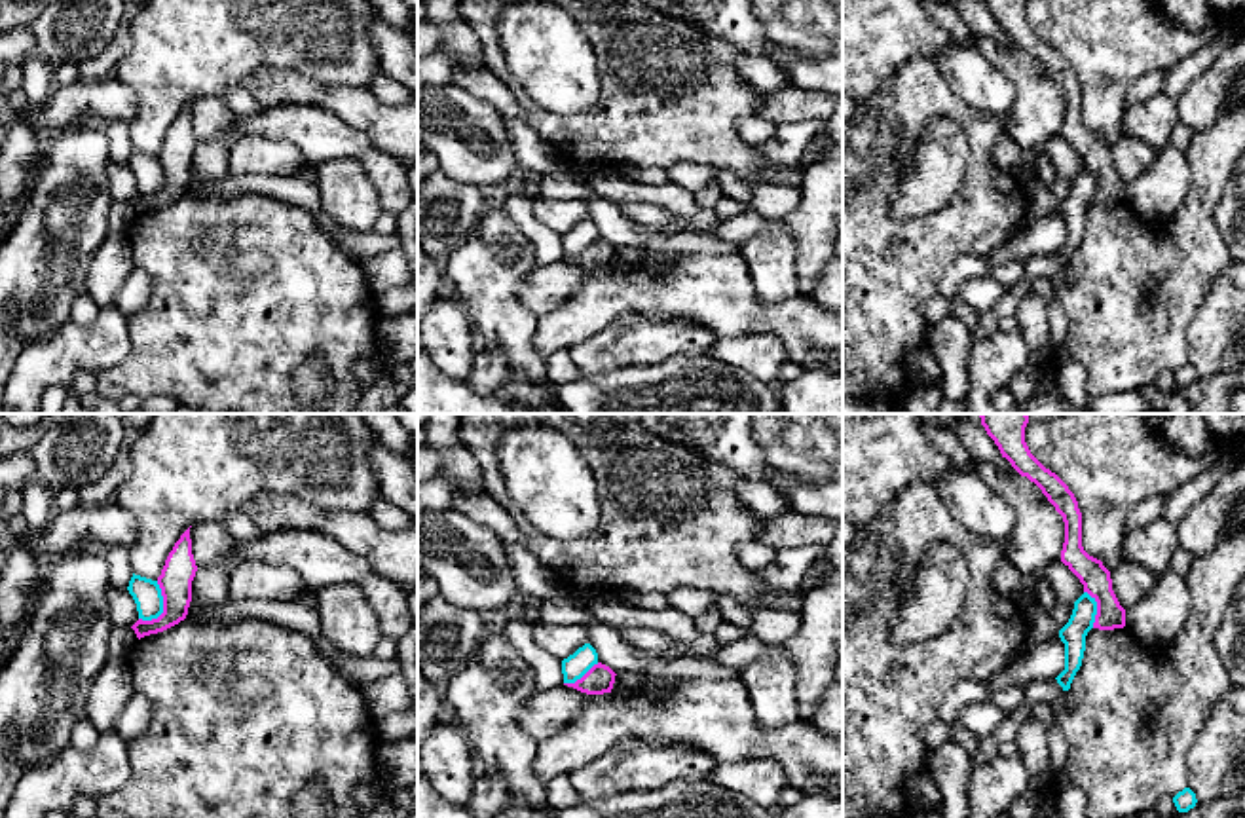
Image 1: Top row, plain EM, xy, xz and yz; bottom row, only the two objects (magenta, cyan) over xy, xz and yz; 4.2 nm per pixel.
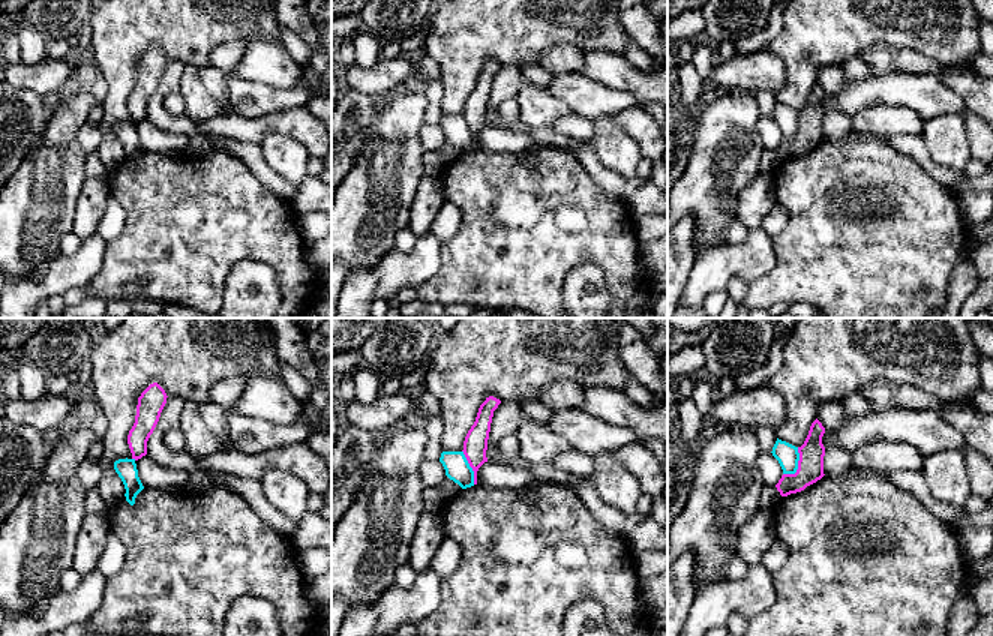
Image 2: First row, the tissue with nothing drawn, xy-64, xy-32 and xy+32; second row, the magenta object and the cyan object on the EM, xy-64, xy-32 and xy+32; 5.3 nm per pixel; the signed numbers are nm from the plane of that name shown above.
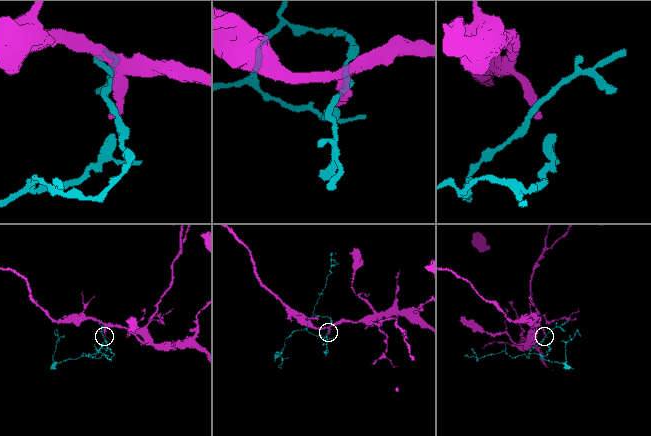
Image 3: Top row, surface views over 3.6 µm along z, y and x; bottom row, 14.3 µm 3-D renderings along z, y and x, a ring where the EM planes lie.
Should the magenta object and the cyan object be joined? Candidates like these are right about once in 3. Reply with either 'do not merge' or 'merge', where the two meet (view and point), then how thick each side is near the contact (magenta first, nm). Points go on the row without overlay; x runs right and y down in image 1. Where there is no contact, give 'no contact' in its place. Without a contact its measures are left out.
do not merge; meets magenta in xy at (164, 181); 140 nm thick on the magenta side, 120 nm on the other

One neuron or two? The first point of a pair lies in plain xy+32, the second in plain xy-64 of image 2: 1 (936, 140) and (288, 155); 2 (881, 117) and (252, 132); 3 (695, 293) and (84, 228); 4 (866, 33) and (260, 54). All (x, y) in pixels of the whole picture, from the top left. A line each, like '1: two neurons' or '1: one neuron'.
1: one neuron
2: two neurons
3: two neurons
4: two neurons

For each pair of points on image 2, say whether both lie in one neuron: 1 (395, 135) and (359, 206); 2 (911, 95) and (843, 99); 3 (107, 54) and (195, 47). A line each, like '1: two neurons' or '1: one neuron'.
1: one neuron
2: one neuron
3: one neuron

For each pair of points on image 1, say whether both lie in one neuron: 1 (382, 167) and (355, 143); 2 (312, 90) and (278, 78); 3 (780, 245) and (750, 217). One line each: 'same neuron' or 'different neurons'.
1: different neurons
2: same neuron
3: different neurons

